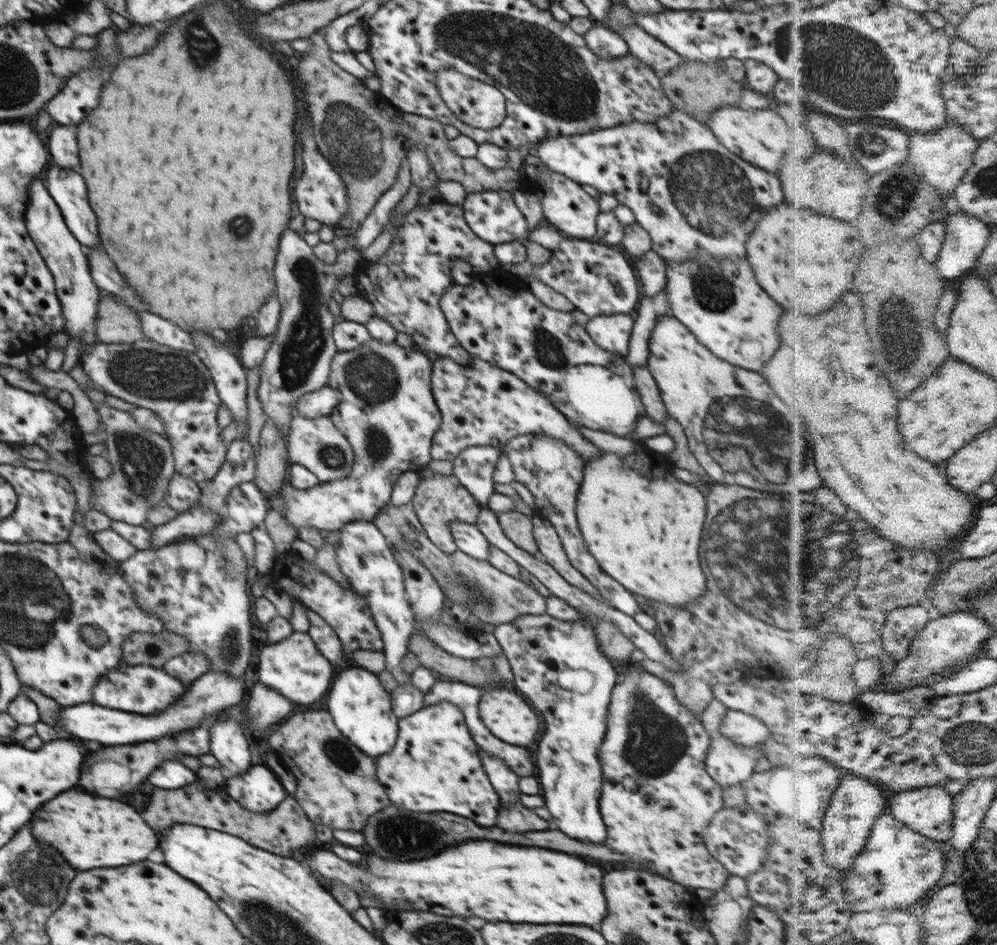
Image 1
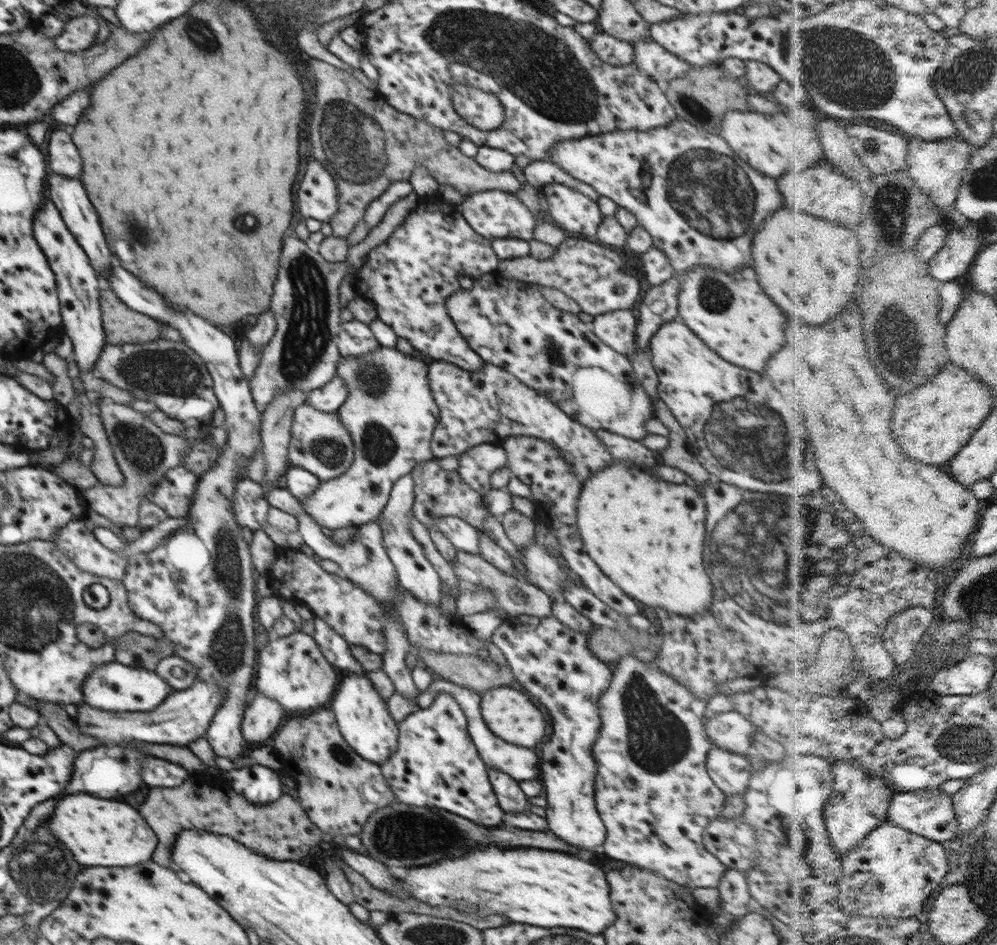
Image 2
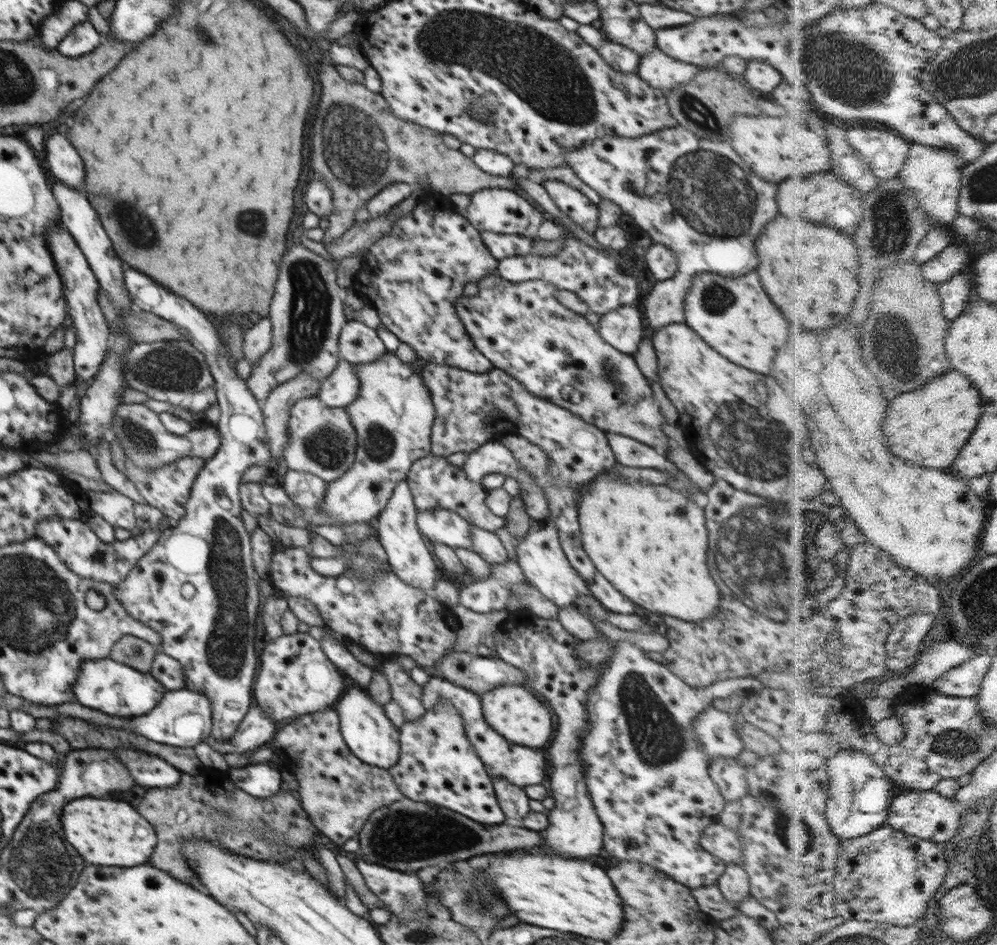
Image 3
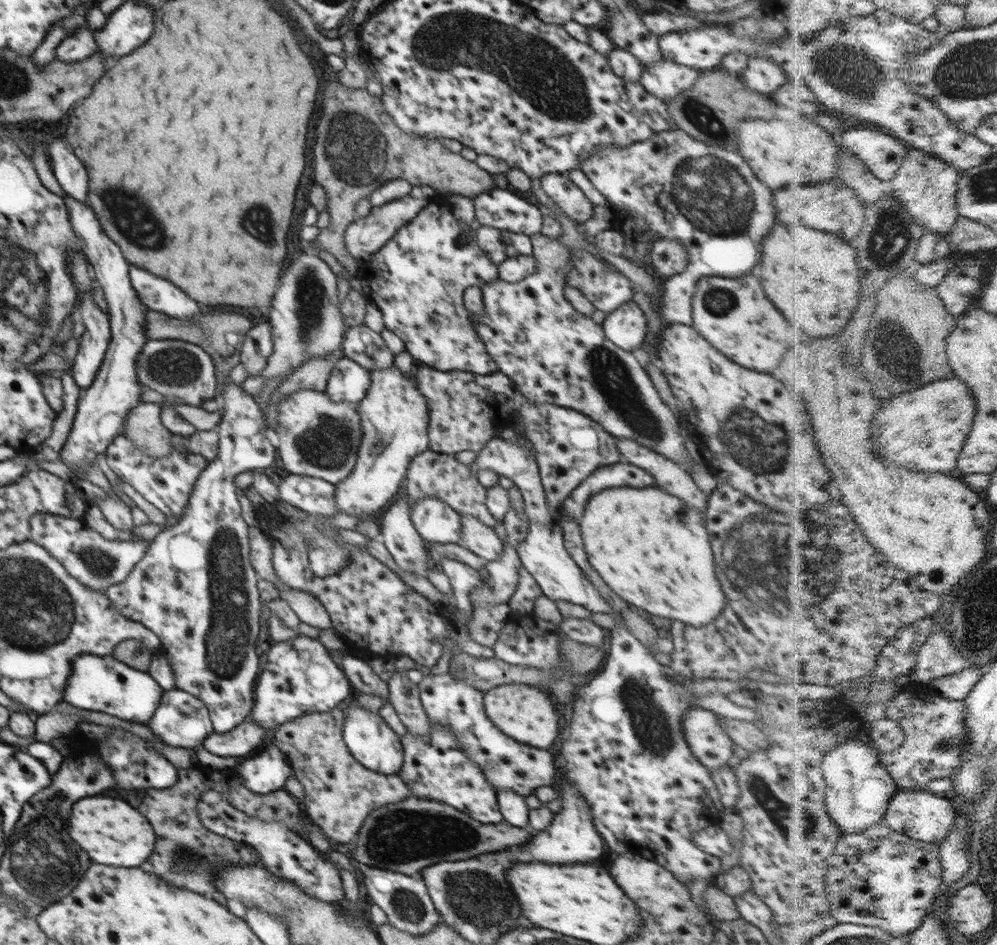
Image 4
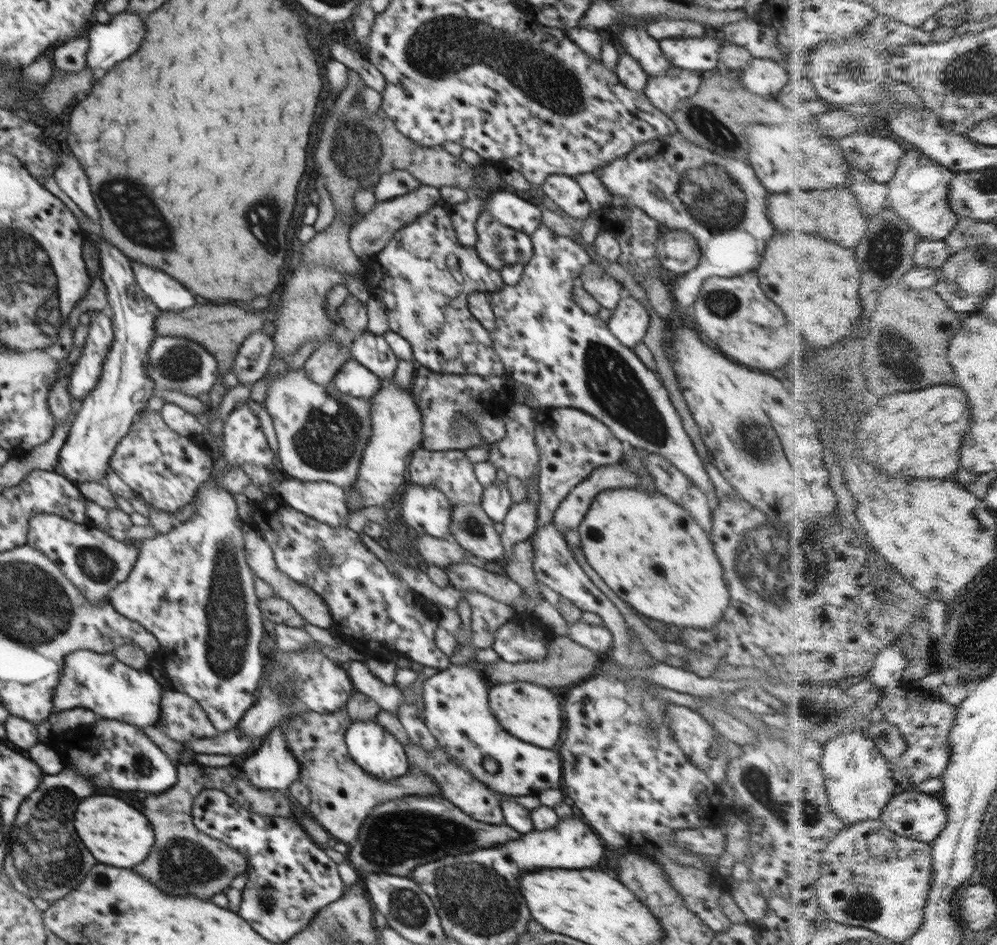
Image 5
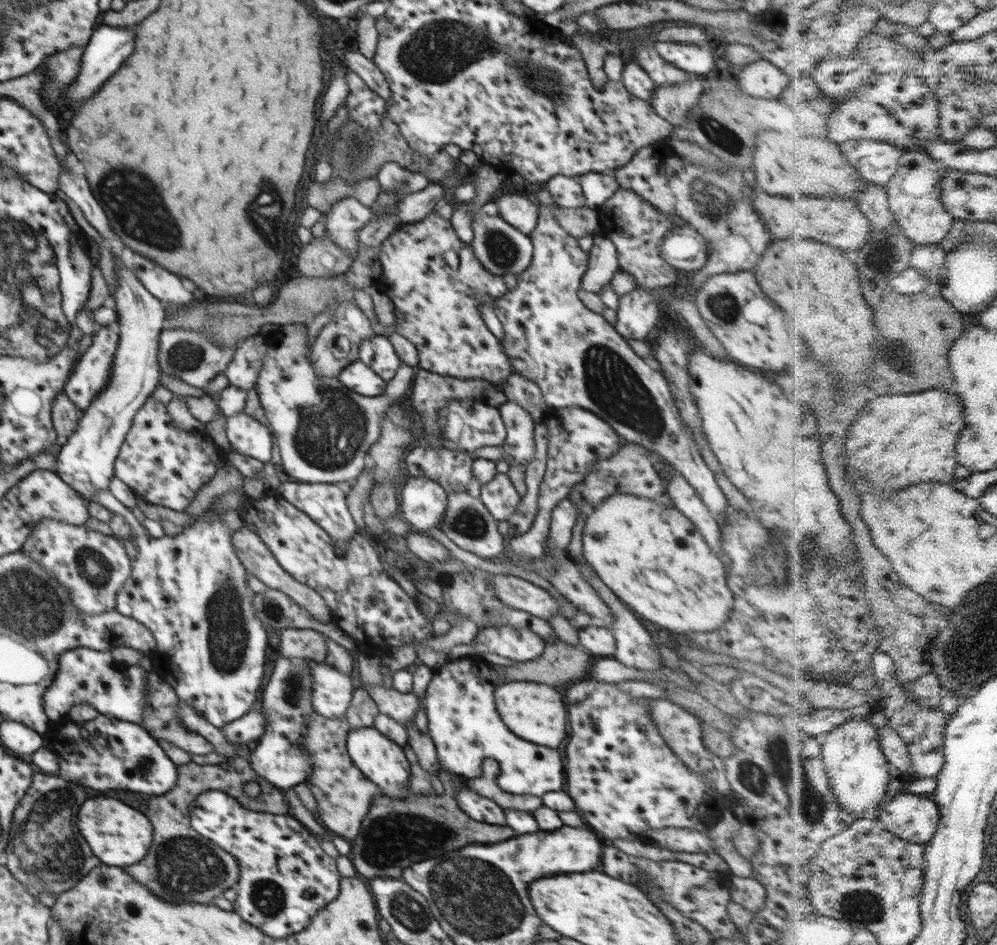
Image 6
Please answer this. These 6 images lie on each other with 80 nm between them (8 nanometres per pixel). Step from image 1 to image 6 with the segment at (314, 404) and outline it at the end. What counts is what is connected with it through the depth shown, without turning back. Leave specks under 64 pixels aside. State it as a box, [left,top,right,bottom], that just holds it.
[338,360,388,397]

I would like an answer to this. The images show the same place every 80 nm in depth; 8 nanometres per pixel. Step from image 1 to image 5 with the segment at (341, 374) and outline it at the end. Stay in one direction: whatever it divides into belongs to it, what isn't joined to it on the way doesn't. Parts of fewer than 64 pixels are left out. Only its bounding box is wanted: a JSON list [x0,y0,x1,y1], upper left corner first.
[345,377,423,508]

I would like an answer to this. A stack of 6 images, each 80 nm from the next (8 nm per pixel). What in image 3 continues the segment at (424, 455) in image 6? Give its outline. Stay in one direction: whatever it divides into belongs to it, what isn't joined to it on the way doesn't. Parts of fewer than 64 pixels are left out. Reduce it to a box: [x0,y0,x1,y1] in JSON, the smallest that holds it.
[407,454,505,533]

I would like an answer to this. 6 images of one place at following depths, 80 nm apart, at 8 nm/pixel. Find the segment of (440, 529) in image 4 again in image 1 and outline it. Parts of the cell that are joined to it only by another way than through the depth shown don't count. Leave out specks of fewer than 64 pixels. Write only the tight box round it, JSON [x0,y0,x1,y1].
[450,522,490,560]

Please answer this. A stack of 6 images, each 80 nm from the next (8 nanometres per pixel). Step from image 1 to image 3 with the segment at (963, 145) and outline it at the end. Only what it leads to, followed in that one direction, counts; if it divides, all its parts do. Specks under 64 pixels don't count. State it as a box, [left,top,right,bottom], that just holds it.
[901,143,968,225]

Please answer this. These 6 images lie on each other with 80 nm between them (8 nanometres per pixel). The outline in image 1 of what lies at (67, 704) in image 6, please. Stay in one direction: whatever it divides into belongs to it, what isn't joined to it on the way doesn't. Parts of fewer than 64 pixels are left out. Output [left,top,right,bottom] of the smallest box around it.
[92,662,189,715]

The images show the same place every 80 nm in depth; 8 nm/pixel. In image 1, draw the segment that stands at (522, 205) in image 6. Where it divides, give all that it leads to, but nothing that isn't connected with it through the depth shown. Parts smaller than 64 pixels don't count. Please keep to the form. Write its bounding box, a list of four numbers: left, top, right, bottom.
[462,190,528,245]

